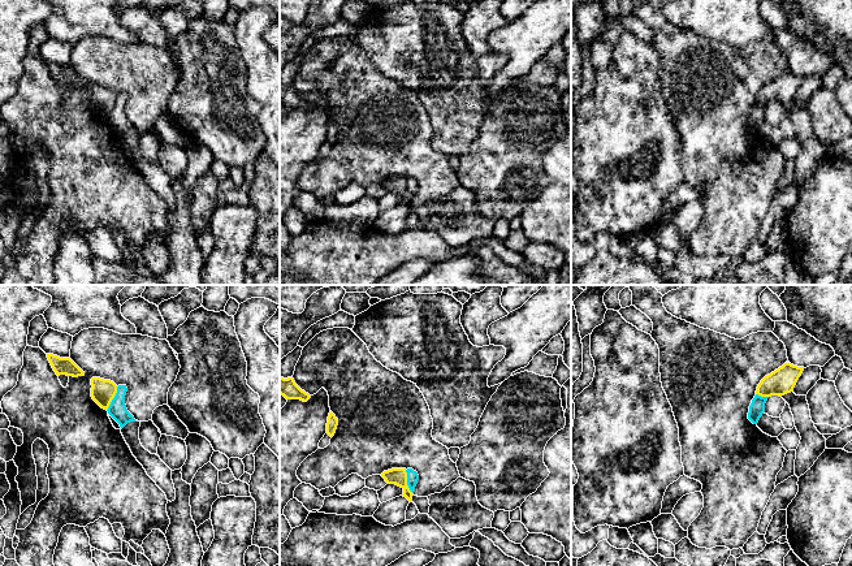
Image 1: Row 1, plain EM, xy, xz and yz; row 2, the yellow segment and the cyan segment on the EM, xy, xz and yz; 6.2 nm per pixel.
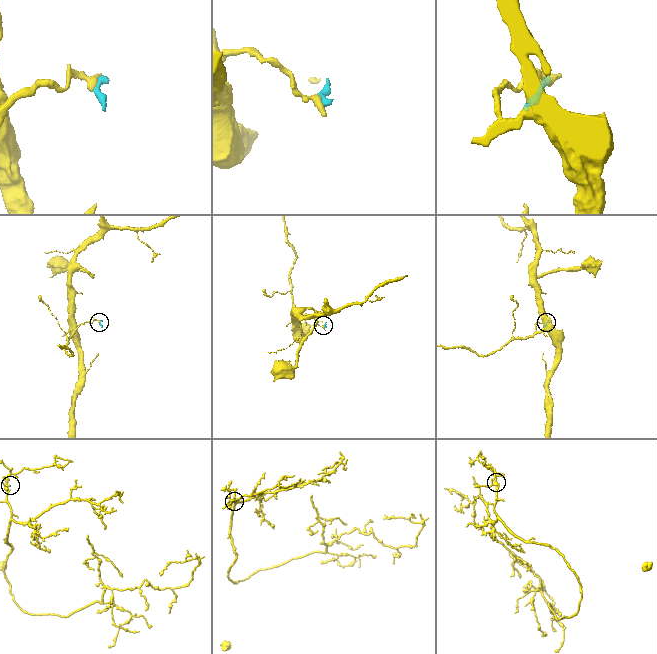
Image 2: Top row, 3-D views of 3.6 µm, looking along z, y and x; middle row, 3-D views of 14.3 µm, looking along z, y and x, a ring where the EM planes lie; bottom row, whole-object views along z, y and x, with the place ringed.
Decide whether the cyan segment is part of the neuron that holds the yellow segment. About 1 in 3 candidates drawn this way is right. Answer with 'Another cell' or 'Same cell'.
Another cell

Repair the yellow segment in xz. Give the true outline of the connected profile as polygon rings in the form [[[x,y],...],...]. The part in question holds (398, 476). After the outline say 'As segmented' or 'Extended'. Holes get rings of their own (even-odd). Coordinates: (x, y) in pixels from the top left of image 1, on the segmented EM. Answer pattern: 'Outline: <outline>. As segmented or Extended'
Outline: [[[392,468],[384,471],[381,476],[385,479],[388,484],[395,484],[403,489],[403,497],[406,497],[410,502],[412,501],[412,492],[407,485],[407,472],[406,468]]]. As segmented

